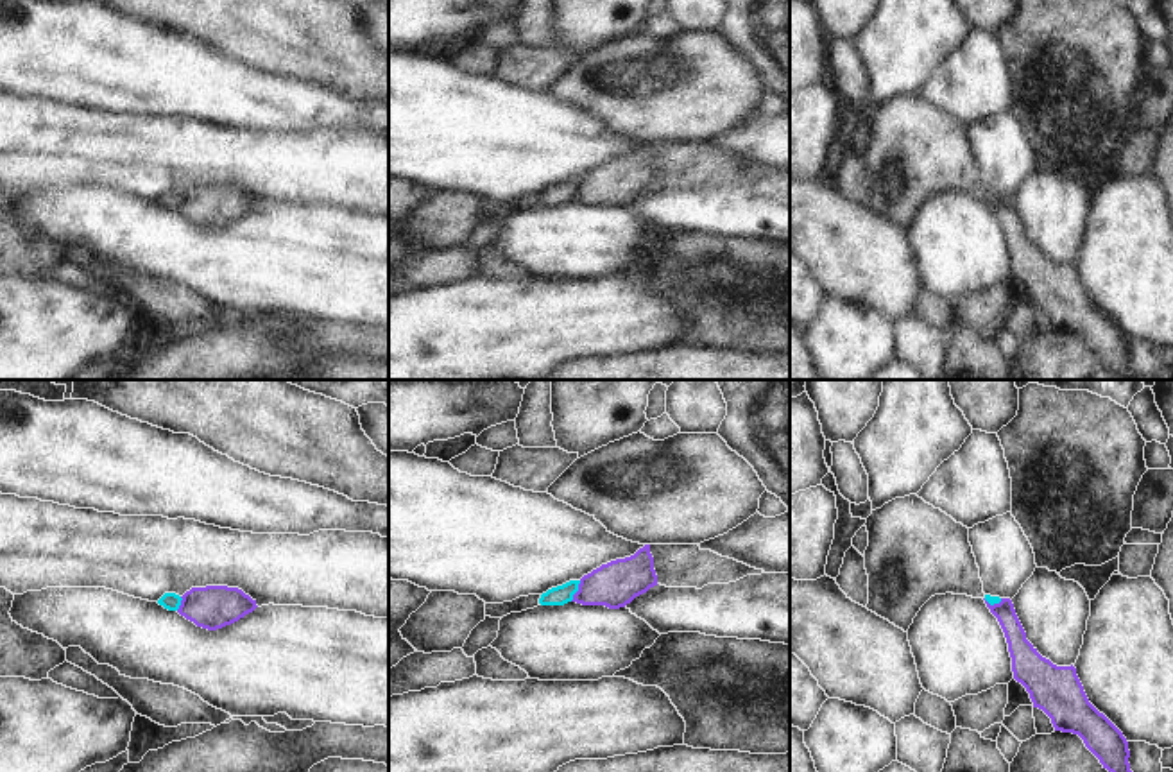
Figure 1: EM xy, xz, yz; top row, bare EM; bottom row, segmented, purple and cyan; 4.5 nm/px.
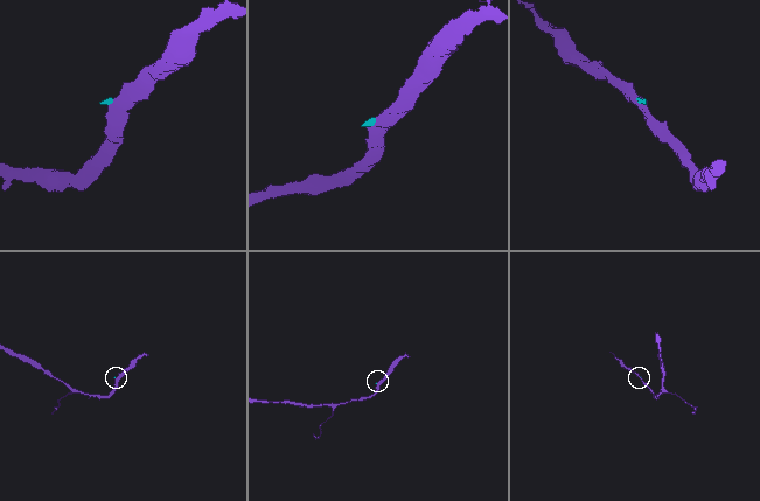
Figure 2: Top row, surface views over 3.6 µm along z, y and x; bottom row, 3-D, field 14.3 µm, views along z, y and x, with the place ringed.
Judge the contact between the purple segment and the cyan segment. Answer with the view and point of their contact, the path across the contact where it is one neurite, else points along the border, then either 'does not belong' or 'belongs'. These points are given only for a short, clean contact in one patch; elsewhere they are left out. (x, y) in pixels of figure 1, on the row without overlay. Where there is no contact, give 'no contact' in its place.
contact xz (577, 190); border xz (581, 180), (570, 199); does not belong

